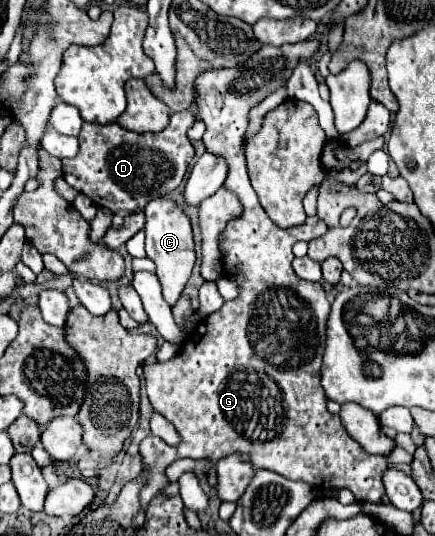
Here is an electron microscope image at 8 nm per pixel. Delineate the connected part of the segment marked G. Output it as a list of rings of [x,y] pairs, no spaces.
[[[318,33],[314,39],[300,41],[300,43],[294,43],[294,45],[280,45],[280,47],[276,47],[276,45],[264,45],[264,47],[262,47],[258,53],[254,53],[246,63],[242,63],[242,67],[226,69],[226,71],[206,71],[206,73],[202,73],[202,75],[196,79],[196,87],[198,87],[198,97],[196,97],[198,119],[206,123],[206,133],[204,133],[202,141],[204,141],[208,153],[218,155],[218,157],[222,157],[222,159],[226,161],[226,165],[228,165],[228,177],[226,177],[226,181],[224,181],[224,187],[230,189],[230,191],[234,191],[234,193],[238,195],[238,201],[242,203],[242,215],[236,217],[236,219],[232,219],[232,221],[226,225],[226,229],[220,233],[220,237],[222,237],[220,245],[222,245],[222,255],[224,255],[224,259],[222,259],[222,277],[228,277],[228,279],[236,281],[240,293],[238,293],[238,297],[236,297],[234,301],[226,301],[226,303],[222,305],[220,311],[216,311],[214,315],[208,315],[206,319],[202,319],[202,321],[194,327],[194,331],[184,339],[180,353],[178,353],[172,361],[166,361],[166,363],[154,363],[154,365],[144,365],[144,377],[146,377],[146,389],[148,389],[150,403],[152,403],[152,407],[154,407],[154,411],[158,411],[160,415],[164,415],[164,417],[176,427],[176,431],[178,431],[180,437],[182,437],[182,443],[176,445],[176,447],[163,447],[163,444],[161,447],[161,444],[155,440],[155,436],[148,436],[140,443],[142,463],[150,467],[148,483],[146,483],[144,489],[140,491],[142,511],[144,511],[146,505],[150,503],[152,495],[156,495],[158,489],[162,489],[162,487],[168,485],[166,467],[168,467],[170,463],[174,463],[176,459],[182,459],[182,457],[204,459],[204,457],[208,457],[208,459],[212,461],[210,471],[208,471],[208,473],[210,473],[210,475],[208,475],[208,483],[214,487],[214,485],[216,485],[216,461],[218,461],[220,457],[224,457],[224,455],[230,455],[230,453],[248,453],[248,455],[252,457],[252,463],[254,463],[256,467],[266,467],[266,469],[270,469],[270,471],[274,471],[274,473],[278,473],[278,475],[286,475],[286,479],[304,481],[304,483],[312,485],[312,487],[314,487],[316,491],[320,491],[320,493],[332,493],[334,489],[348,487],[348,489],[354,493],[354,497],[356,497],[358,501],[368,501],[368,503],[382,503],[382,497],[386,495],[386,493],[384,493],[384,487],[382,487],[382,479],[380,479],[382,471],[388,467],[386,457],[366,453],[354,439],[350,439],[350,437],[346,435],[346,431],[344,431],[344,427],[342,427],[342,423],[340,423],[340,417],[338,417],[338,415],[332,415],[332,413],[326,409],[326,395],[324,395],[322,385],[320,385],[320,379],[318,379],[318,371],[320,371],[320,367],[322,367],[322,355],[324,355],[324,347],[326,347],[326,321],[328,321],[328,315],[330,315],[330,301],[326,299],[326,291],[322,289],[320,283],[310,283],[310,281],[298,279],[298,275],[296,275],[294,269],[292,269],[292,261],[294,261],[292,247],[294,247],[294,243],[296,243],[296,241],[312,241],[314,237],[322,237],[322,235],[326,233],[326,223],[324,223],[318,215],[312,215],[312,217],[308,217],[302,225],[296,225],[296,227],[290,227],[290,229],[276,227],[274,221],[272,221],[272,219],[266,215],[266,211],[262,209],[262,205],[260,205],[260,201],[258,201],[258,195],[254,193],[254,189],[252,189],[252,185],[250,185],[250,179],[248,179],[248,173],[246,173],[246,161],[244,161],[242,147],[240,147],[240,145],[242,145],[242,139],[244,139],[244,133],[246,133],[246,127],[248,127],[248,111],[250,111],[254,105],[258,105],[264,97],[268,97],[270,93],[274,93],[276,89],[286,87],[286,83],[288,83],[288,79],[290,79],[294,67],[296,67],[300,61],[310,59],[310,57],[318,51],[318,47],[320,47],[320,37],[322,37],[322,33]]]

